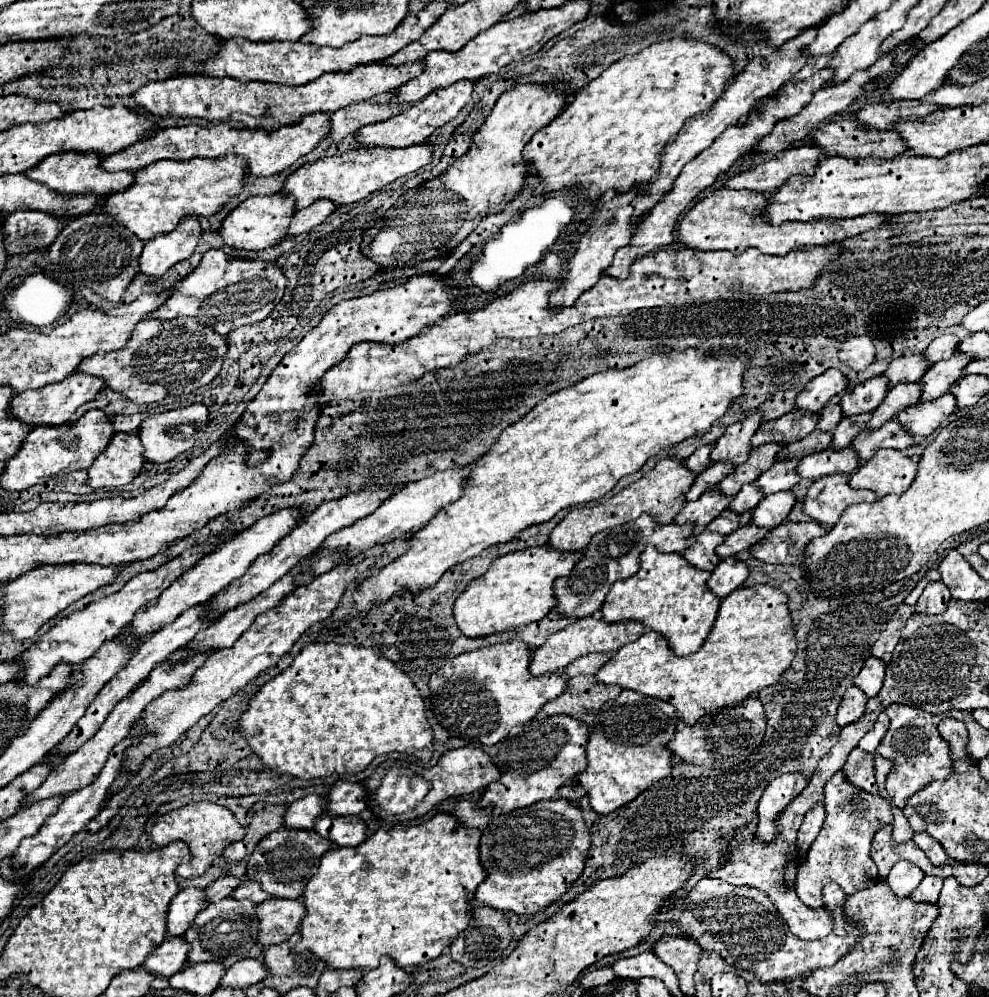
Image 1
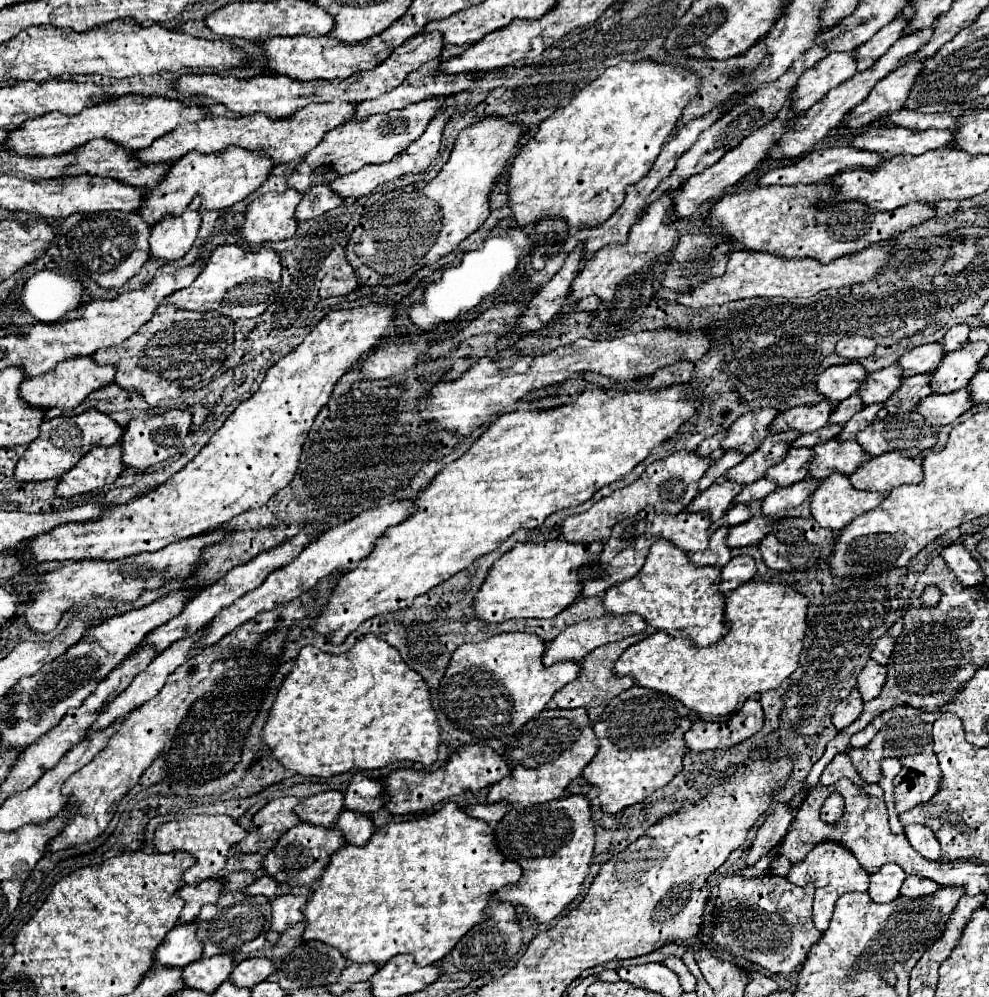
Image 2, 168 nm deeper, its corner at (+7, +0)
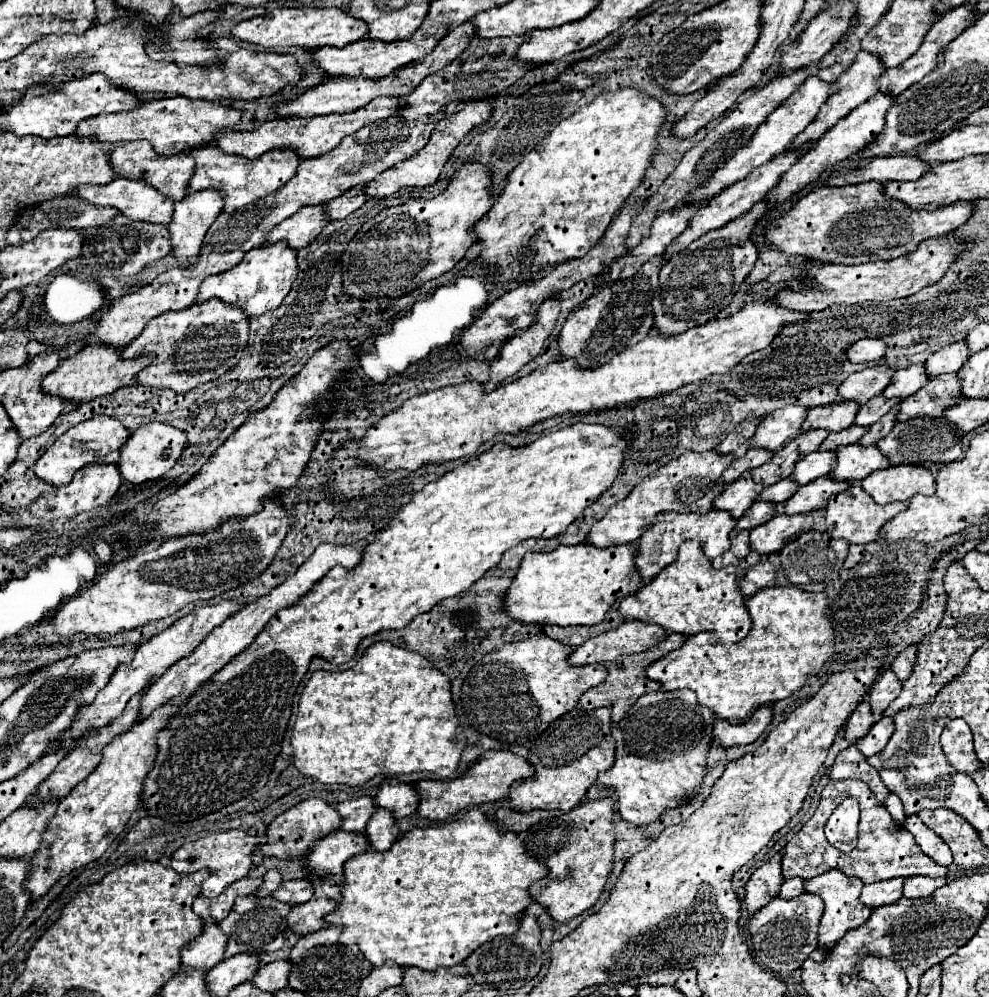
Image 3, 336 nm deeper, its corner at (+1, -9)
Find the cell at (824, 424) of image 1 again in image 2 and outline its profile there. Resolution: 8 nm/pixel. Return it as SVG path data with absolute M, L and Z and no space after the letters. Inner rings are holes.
M850 395L848 399L840 401L836 405L836 409L832 411L832 417L828 419L828 423L838 423L838 425L844 425L854 413L858 413L862 409L862 401L858 395Z

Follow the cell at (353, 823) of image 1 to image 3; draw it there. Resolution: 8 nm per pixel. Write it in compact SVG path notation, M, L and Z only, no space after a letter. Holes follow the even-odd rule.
M378 808L378 812L370 818L366 836L370 838L370 848L384 852L390 850L390 846L400 838L400 828L396 818L390 814L390 810Z

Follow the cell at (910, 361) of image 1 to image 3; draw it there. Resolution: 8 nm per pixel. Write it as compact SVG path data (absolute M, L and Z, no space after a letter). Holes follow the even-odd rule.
M954 342L946 348L940 348L938 352L934 352L928 360L926 360L926 372L928 376L940 376L946 372L958 372L962 368L962 364L970 358L970 352L966 350L966 342Z

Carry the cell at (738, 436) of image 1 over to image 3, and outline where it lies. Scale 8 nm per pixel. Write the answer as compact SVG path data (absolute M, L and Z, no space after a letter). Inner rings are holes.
M790 404L782 410L768 414L762 420L762 424L758 426L750 444L756 448L772 450L772 452L782 450L782 446L792 442L802 432L800 426L802 426L806 414L808 414L806 406L798 406L798 404Z

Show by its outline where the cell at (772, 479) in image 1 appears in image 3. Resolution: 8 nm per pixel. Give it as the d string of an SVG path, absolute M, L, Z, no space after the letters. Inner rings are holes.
M816 450L806 454L798 464L796 470L792 474L792 478L802 486L808 484L812 480L816 480L818 476L826 476L830 474L830 470L834 470L834 452L826 452L826 450Z

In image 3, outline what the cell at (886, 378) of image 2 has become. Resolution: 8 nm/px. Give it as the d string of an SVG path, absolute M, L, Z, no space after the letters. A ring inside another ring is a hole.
M914 364L902 370L896 370L896 376L892 378L892 382L886 386L884 396L892 398L892 396L900 396L900 398L908 398L914 392L918 392L924 384L928 382L928 374L926 368L922 364Z

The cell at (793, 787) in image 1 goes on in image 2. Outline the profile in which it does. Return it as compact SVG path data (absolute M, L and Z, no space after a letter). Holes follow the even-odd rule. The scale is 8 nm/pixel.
M778 803L774 811L764 819L764 823L758 827L754 843L746 849L746 865L754 865L764 853L768 853L774 845L780 843L780 839L786 835L794 815L792 807L788 803Z

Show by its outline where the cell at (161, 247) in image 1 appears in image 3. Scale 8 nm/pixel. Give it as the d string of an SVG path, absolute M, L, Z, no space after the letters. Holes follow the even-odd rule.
M218 190L192 192L176 202L168 230L172 240L172 252L180 262L196 260L202 238L222 210L222 194Z

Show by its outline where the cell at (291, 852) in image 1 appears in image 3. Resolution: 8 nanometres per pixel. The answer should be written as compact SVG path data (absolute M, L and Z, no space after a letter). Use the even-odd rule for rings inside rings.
M332 832L316 842L316 846L306 856L310 870L320 878L332 878L332 882L344 882L344 862L354 854L366 852L370 848L368 838L358 832Z

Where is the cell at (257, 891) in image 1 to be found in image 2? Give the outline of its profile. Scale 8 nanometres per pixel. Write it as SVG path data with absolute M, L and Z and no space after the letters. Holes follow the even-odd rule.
M264 875L264 877L258 877L252 885L248 885L248 889L244 889L244 893L248 893L248 895L264 895L264 897L272 899L272 897L290 893L290 887L280 885L274 879L270 879L270 877Z

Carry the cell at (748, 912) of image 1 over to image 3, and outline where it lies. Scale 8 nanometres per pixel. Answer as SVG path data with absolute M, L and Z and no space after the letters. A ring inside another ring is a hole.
M802 894L792 900L774 898L768 906L750 916L750 934L752 934L752 954L754 960L776 976L792 974L802 966L802 962L818 948L818 922L824 912L824 902L818 896Z

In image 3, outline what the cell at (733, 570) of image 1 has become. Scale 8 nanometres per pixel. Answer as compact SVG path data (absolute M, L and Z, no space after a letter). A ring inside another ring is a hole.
M758 562L756 566L752 566L744 580L742 580L742 594L748 598L752 594L756 594L758 590L770 586L774 582L774 576L776 576L776 568L770 564L770 562Z

